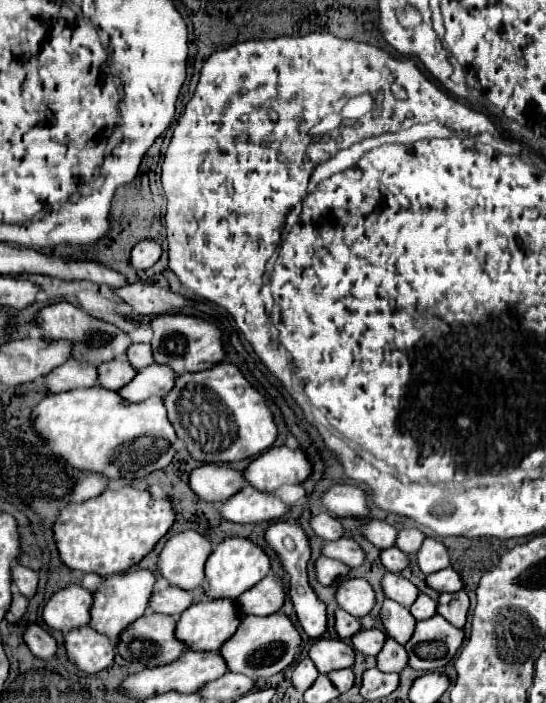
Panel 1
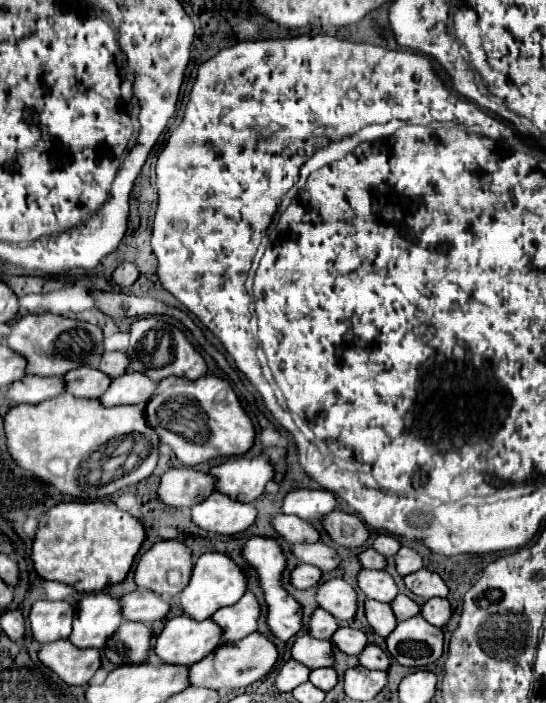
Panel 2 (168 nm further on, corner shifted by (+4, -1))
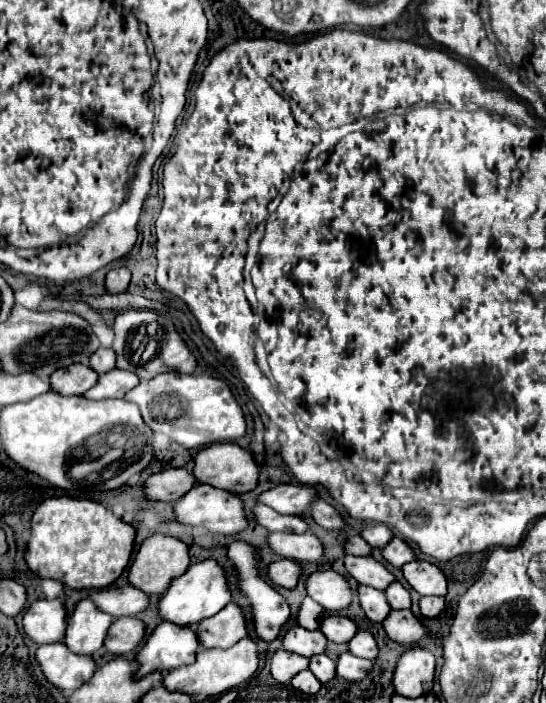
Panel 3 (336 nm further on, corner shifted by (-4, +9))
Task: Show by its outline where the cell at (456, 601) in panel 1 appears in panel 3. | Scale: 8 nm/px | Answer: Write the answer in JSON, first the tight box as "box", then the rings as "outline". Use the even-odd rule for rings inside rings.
{"box":[420,597,444,619],"outline":[[[420,597],[420,615],[426,619],[434,619],[444,609],[444,597]]]}

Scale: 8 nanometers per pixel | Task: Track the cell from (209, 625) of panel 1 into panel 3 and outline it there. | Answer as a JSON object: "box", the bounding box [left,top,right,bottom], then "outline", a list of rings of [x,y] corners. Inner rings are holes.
{"box":[134,623,200,679],"outline":[[[160,623],[134,657],[138,663],[134,679],[146,677],[148,673],[164,675],[176,667],[188,665],[196,659],[198,647],[200,643],[192,629]]]}

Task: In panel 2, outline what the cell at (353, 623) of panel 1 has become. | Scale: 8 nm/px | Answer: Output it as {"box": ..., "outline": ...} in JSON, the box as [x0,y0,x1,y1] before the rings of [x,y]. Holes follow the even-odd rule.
{"box":[310,609,338,639],"outline":[[[316,609],[310,619],[310,635],[316,639],[332,639],[338,623],[324,609]]]}

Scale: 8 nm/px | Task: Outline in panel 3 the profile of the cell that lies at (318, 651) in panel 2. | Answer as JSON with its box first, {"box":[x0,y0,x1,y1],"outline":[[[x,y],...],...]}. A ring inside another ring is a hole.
{"box":[282,627,326,657],"outline":[[[288,627],[282,635],[282,649],[298,653],[302,657],[312,657],[326,651],[326,637],[320,631],[308,631],[304,627]]]}

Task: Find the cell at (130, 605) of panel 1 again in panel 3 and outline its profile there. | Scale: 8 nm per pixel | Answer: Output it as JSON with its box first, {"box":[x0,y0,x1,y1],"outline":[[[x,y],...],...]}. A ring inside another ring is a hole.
{"box":[64,599,112,655],"outline":[[[82,599],[68,613],[68,631],[64,643],[72,653],[78,655],[94,655],[104,643],[108,627],[112,625],[112,617],[102,613],[92,605],[92,601]]]}

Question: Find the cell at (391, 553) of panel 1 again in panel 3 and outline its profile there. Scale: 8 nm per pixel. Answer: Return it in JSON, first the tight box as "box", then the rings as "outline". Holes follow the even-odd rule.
{"box":[344,535,370,555],"outline":[[[354,535],[344,543],[344,551],[348,555],[370,555],[370,545],[360,535]]]}

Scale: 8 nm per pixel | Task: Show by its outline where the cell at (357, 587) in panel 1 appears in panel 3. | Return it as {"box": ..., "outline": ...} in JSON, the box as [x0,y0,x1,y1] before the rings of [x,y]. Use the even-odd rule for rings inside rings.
{"box":[304,569,352,611],"outline":[[[332,569],[310,573],[304,579],[304,587],[308,597],[318,601],[318,605],[322,605],[324,611],[346,609],[352,601],[352,591],[346,579]]]}

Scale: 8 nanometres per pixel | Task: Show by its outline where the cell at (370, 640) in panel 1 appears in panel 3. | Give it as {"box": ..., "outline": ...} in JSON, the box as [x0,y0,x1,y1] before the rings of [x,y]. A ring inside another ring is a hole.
{"box":[318,613,358,643],"outline":[[[324,613],[322,621],[318,625],[318,631],[322,631],[324,637],[332,643],[348,643],[354,637],[354,633],[358,631],[358,627],[348,617]]]}

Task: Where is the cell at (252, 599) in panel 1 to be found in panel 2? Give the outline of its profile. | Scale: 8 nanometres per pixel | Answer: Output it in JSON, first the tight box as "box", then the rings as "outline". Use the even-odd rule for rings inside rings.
{"box":[212,591,262,643],"outline":[[[246,591],[238,603],[234,603],[230,607],[222,607],[220,611],[216,611],[216,615],[212,615],[212,619],[224,631],[222,643],[240,641],[242,637],[256,631],[260,611],[262,611],[262,607],[260,607],[256,595],[250,591]]]}

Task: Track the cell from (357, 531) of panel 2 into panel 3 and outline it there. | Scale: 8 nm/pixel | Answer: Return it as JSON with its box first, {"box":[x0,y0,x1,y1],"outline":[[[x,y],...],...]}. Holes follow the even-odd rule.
{"box":[310,499,344,529],"outline":[[[318,499],[318,501],[312,501],[310,505],[310,515],[312,519],[324,527],[324,529],[342,529],[344,527],[344,521],[342,517],[336,513],[336,509],[332,505],[328,505],[326,501]]]}

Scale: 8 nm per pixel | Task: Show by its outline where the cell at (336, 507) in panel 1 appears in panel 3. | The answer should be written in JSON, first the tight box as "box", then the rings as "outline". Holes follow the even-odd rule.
{"box":[256,485,316,515],"outline":[[[278,485],[260,493],[256,499],[258,503],[270,505],[282,515],[302,515],[316,499],[316,491],[304,485]]]}

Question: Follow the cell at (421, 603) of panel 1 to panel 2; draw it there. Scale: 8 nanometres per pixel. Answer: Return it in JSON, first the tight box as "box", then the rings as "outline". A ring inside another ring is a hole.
{"box":[392,595,420,621],"outline":[[[398,595],[392,601],[392,611],[398,621],[406,621],[406,619],[420,615],[420,605],[416,601],[412,601],[408,595]]]}

